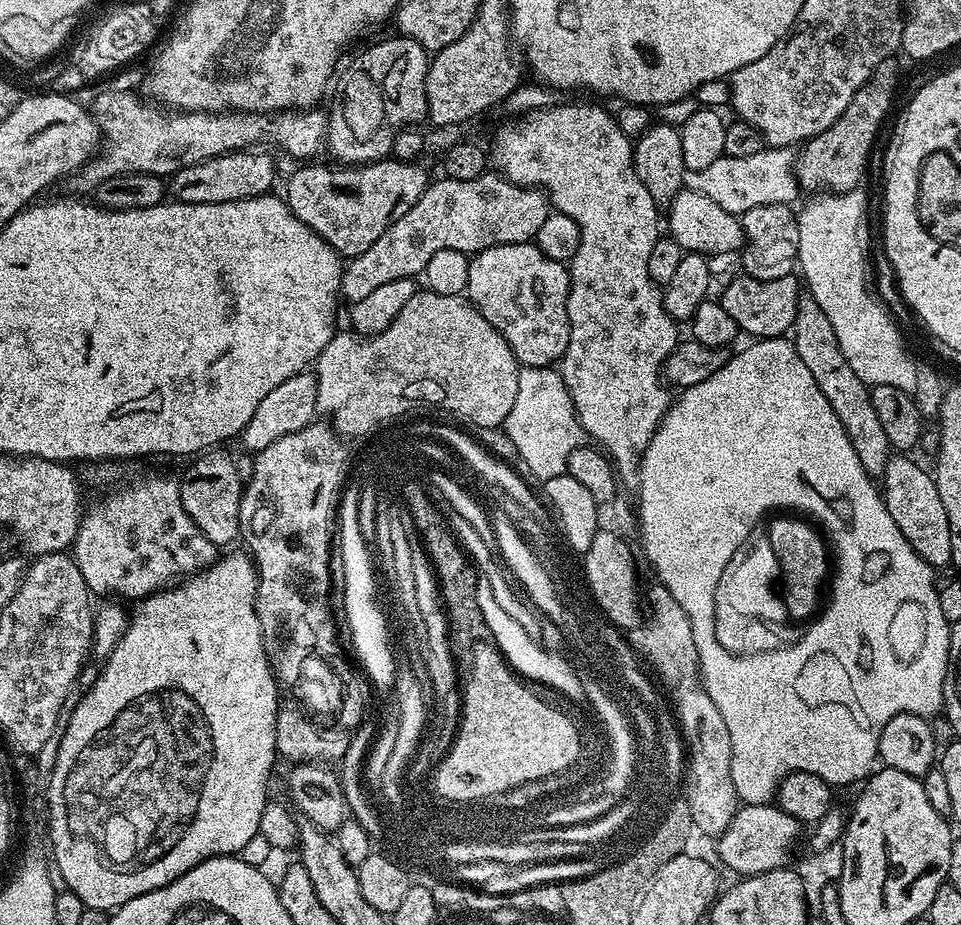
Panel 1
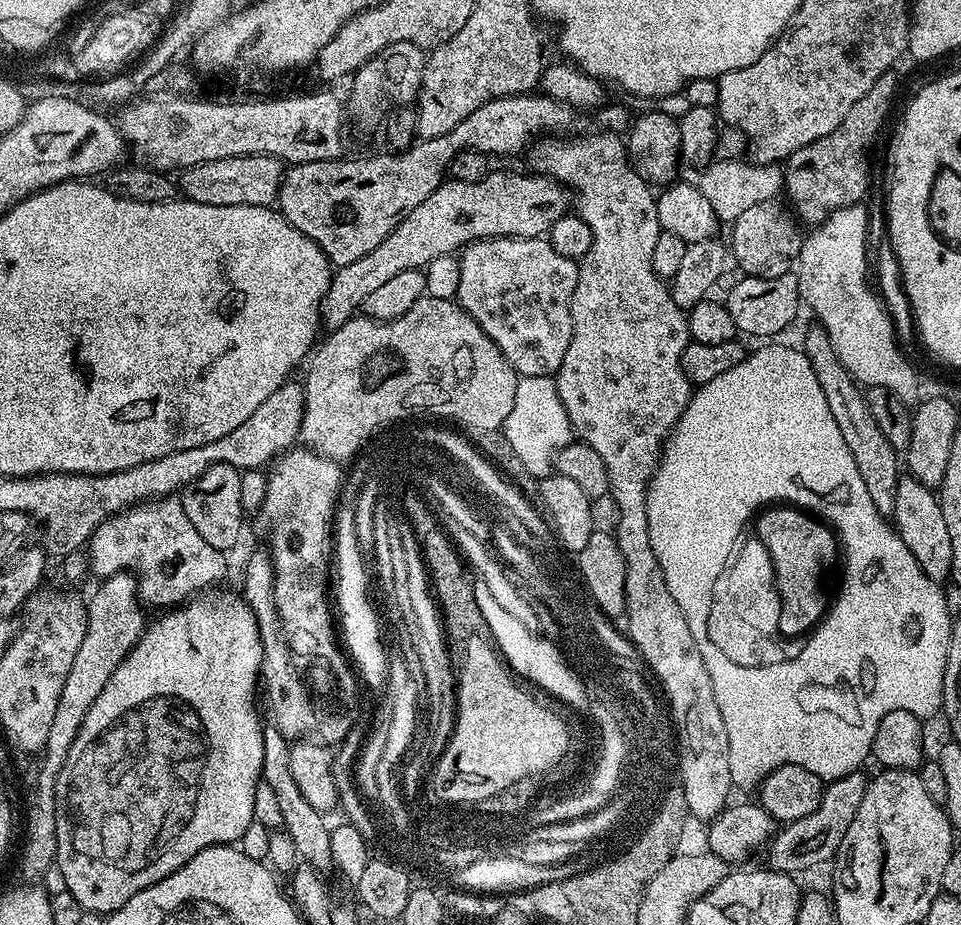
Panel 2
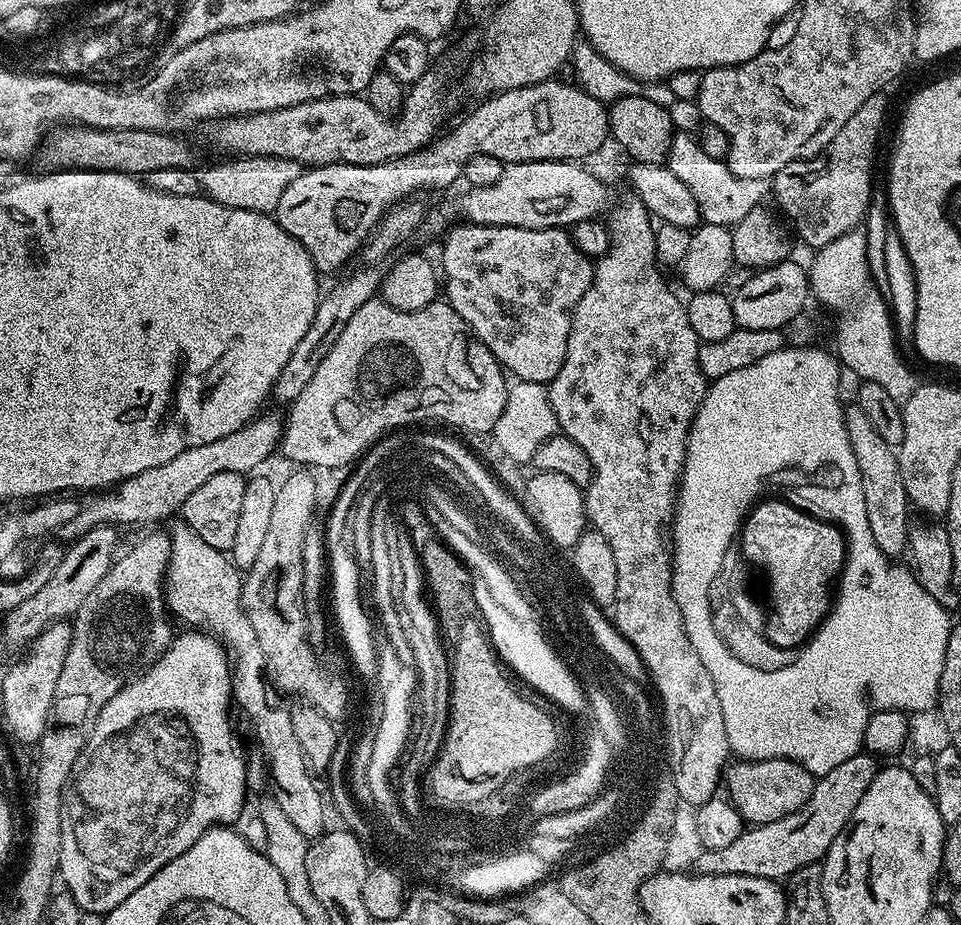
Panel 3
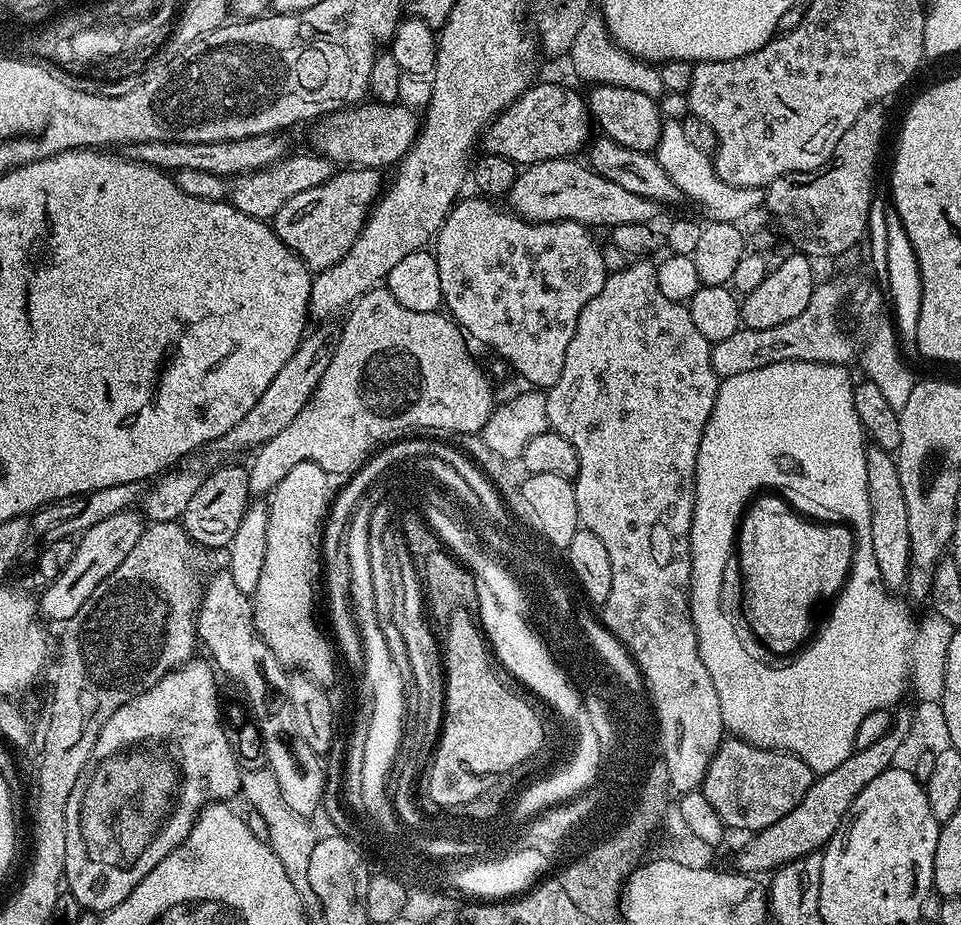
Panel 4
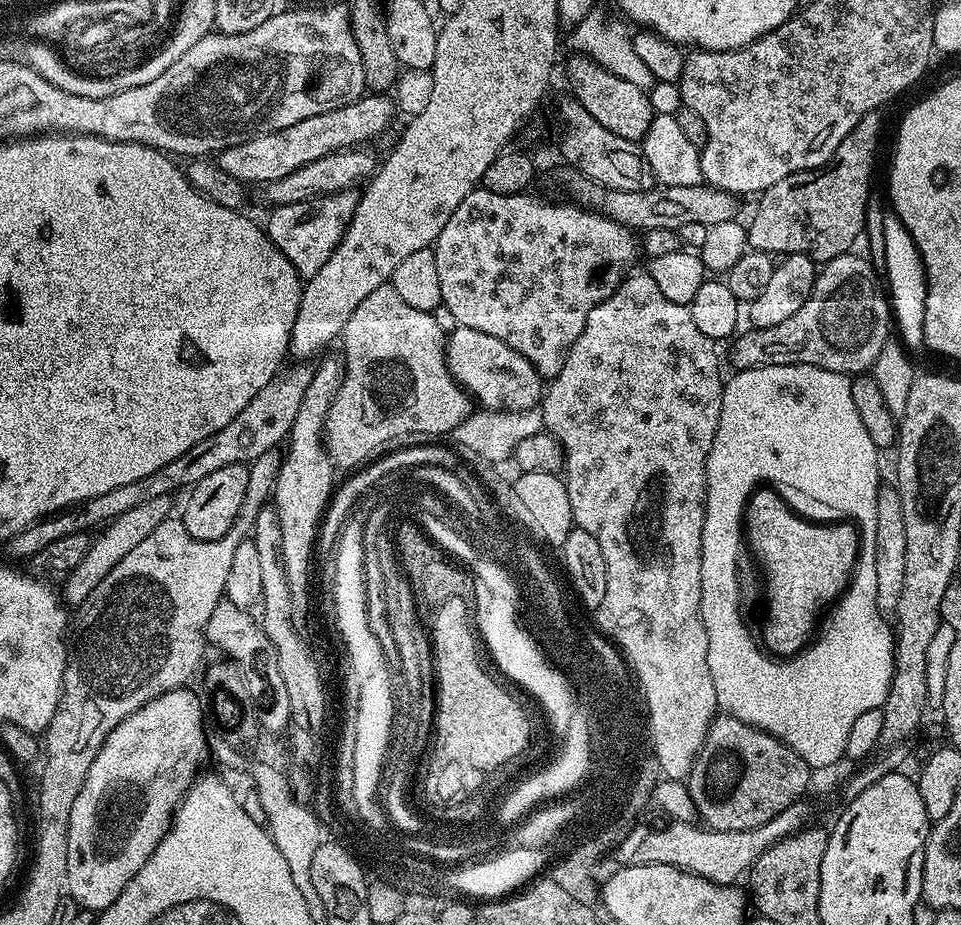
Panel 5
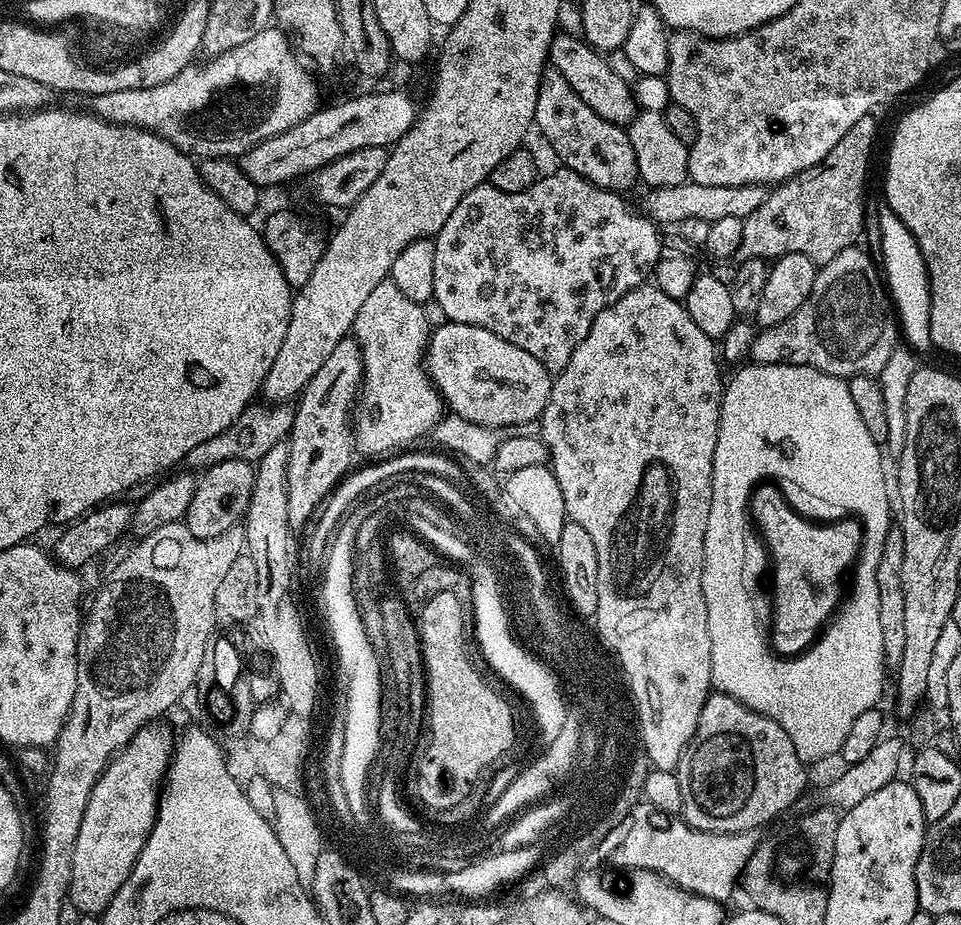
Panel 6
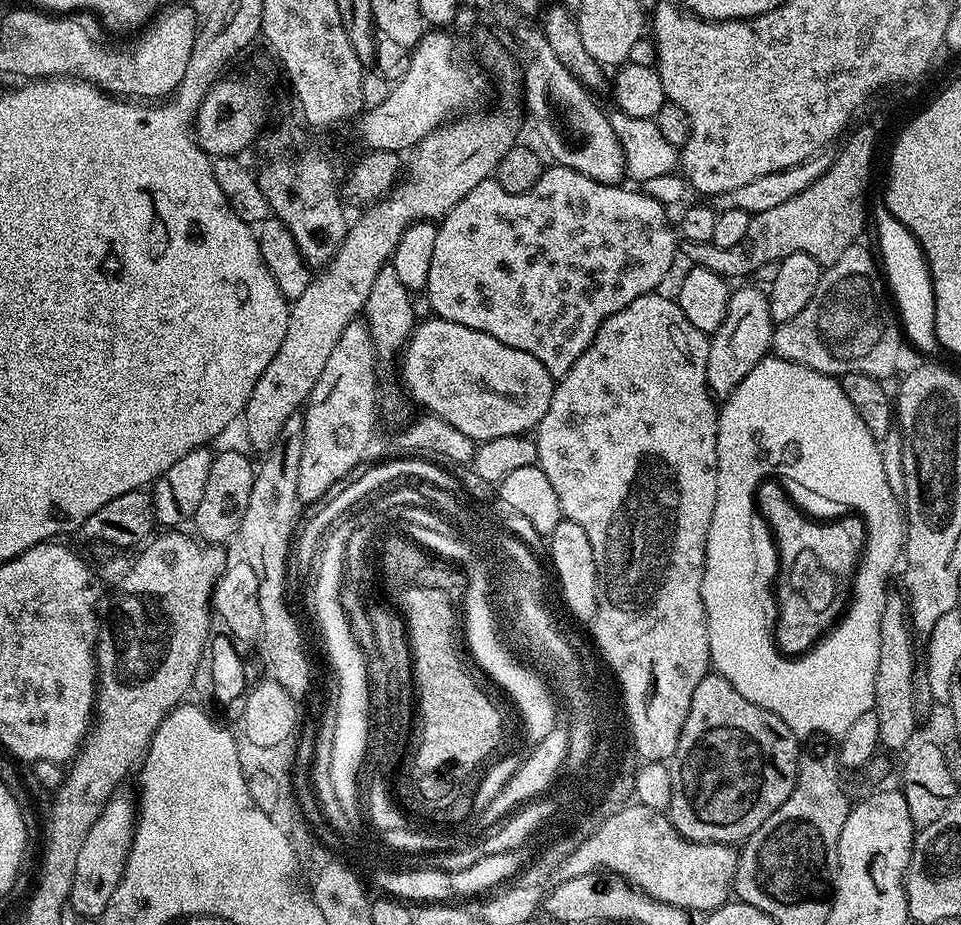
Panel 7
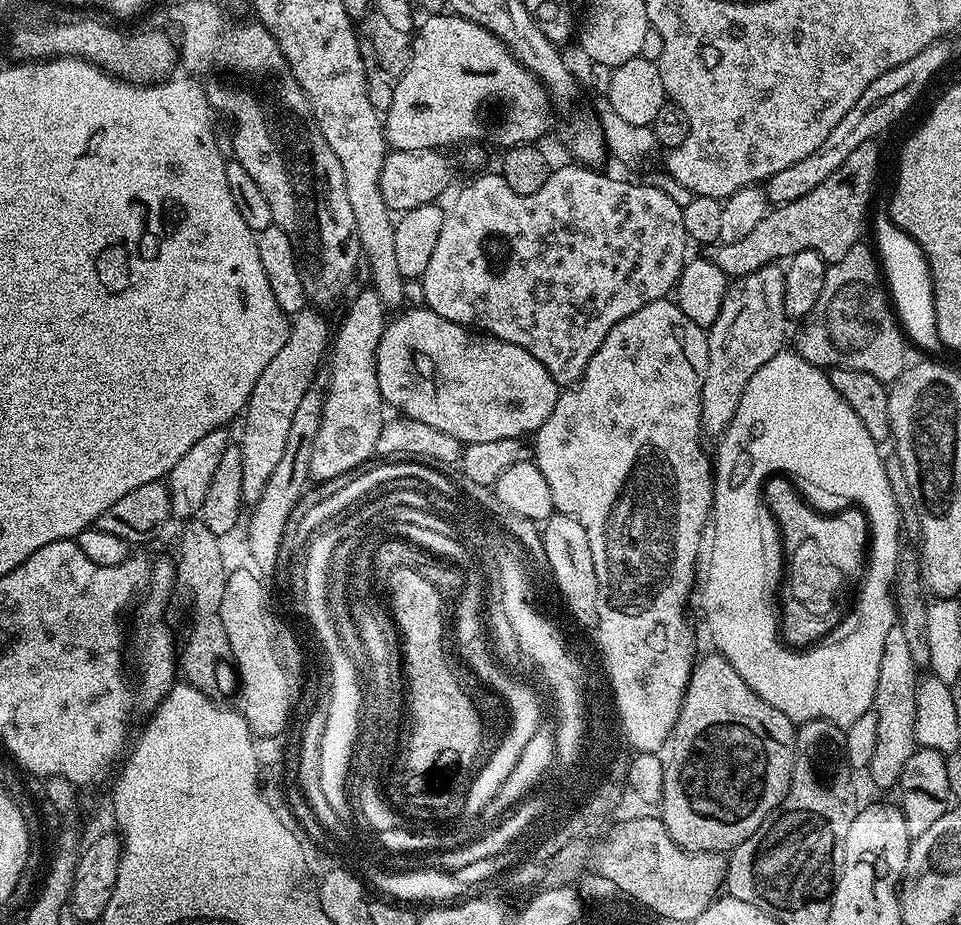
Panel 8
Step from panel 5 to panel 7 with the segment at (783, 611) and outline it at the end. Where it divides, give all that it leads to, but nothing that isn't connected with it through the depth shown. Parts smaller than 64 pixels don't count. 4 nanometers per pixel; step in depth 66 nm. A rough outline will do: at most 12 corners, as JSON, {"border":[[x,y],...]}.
{"border":[[776,478],[756,510],[776,542],[776,647],[803,654],[849,603],[856,514],[819,524]]}

